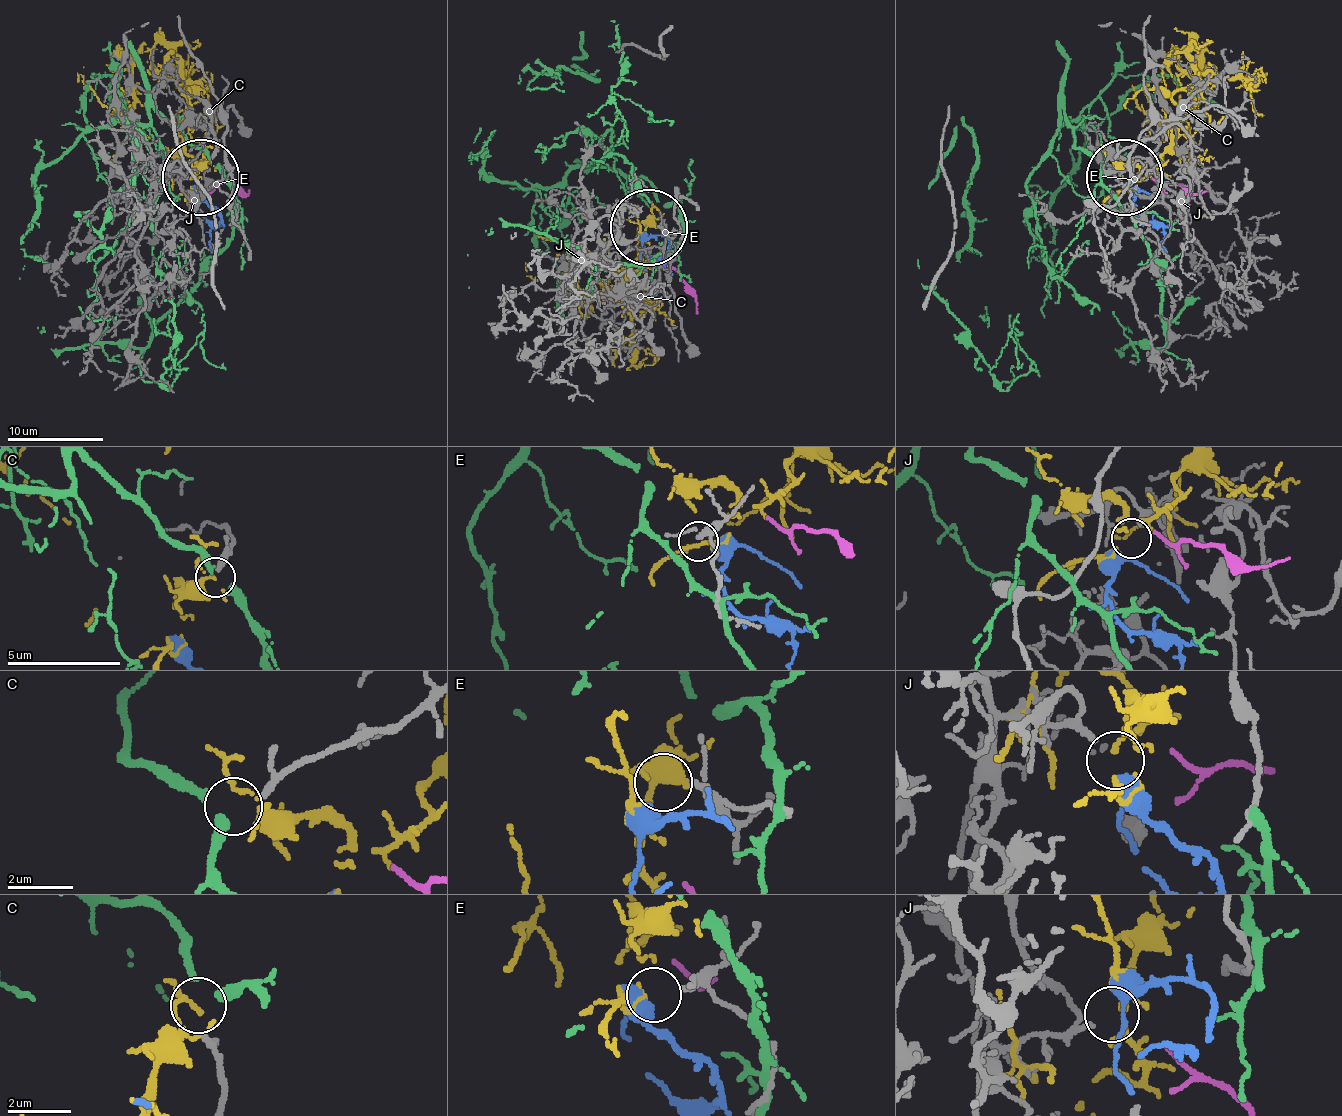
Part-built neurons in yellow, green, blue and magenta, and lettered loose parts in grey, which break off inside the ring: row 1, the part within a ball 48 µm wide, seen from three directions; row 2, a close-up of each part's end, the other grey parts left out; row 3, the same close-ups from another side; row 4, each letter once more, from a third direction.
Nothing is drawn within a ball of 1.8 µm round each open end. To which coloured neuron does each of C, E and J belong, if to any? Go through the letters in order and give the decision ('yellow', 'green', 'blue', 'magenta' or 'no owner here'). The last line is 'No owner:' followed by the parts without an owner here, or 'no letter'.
C: green
E: no owner here
J: blue
No owner: E

